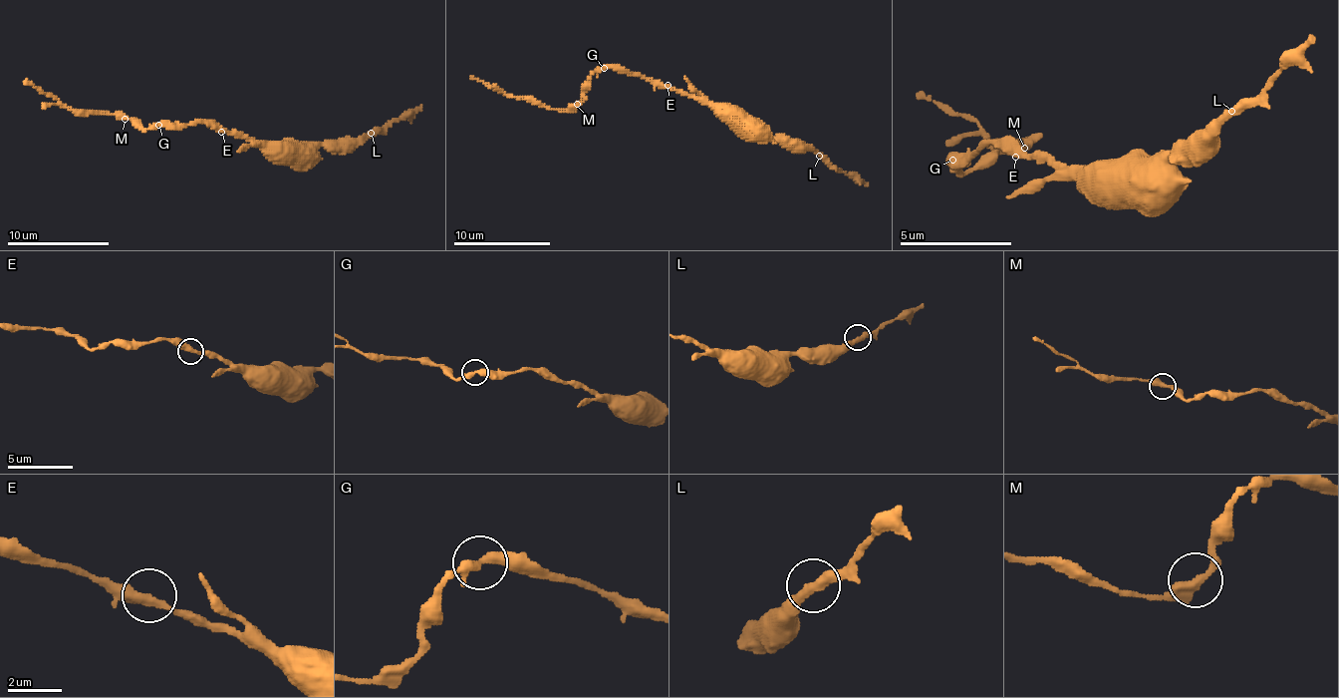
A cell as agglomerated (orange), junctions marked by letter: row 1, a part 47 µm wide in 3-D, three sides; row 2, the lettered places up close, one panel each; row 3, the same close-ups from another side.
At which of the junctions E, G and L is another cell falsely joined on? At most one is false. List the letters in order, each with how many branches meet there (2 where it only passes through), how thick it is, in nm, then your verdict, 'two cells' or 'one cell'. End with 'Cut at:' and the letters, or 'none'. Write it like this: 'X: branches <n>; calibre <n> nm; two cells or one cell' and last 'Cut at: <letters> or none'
E: branches 2; calibre 380 nm; one cell
G: branches 2; calibre 380 nm; one cell
L: branches 2; calibre 340 nm; one cell
Cut at: none

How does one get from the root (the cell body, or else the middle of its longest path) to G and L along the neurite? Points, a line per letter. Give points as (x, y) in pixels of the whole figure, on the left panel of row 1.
G: (223, 132), (206, 123), (158, 124)
L: (223, 132), (240, 133), (254, 141), (336, 146), (362, 142), (371, 133)

